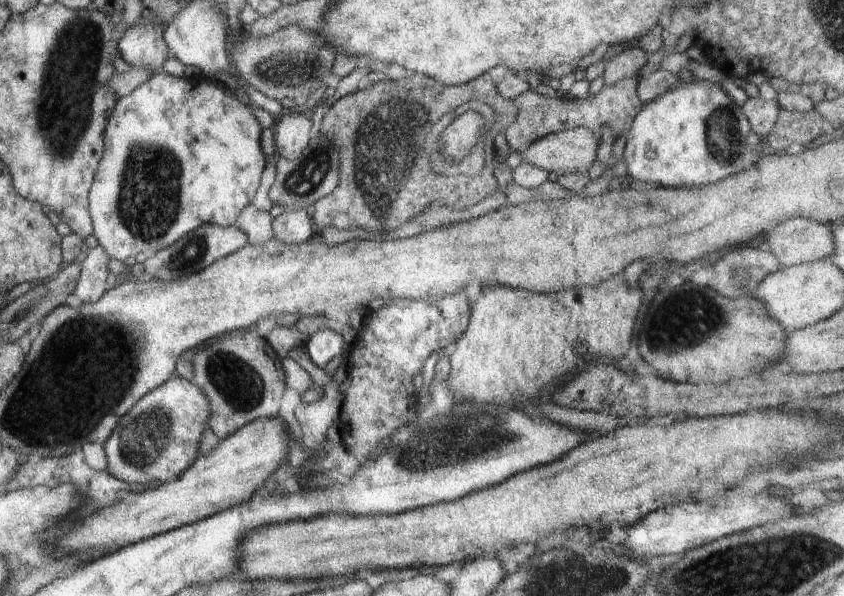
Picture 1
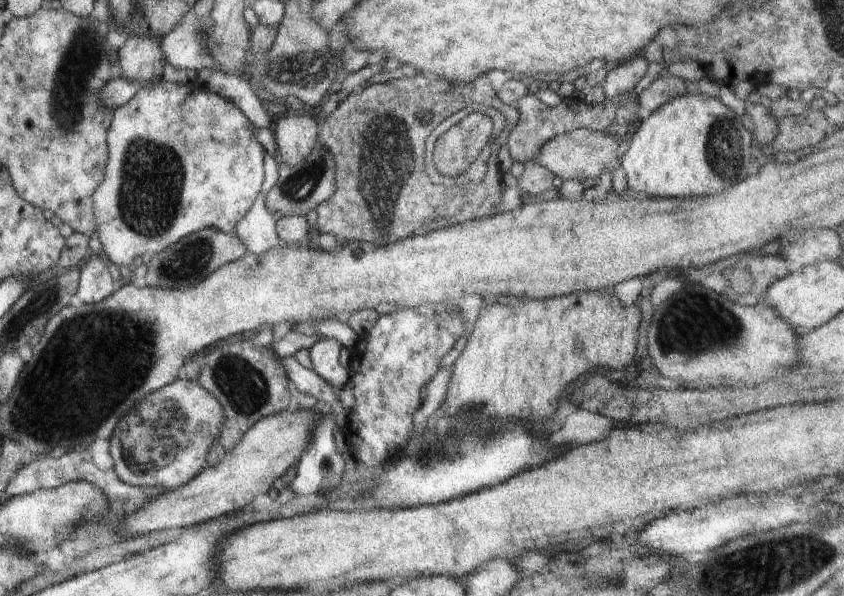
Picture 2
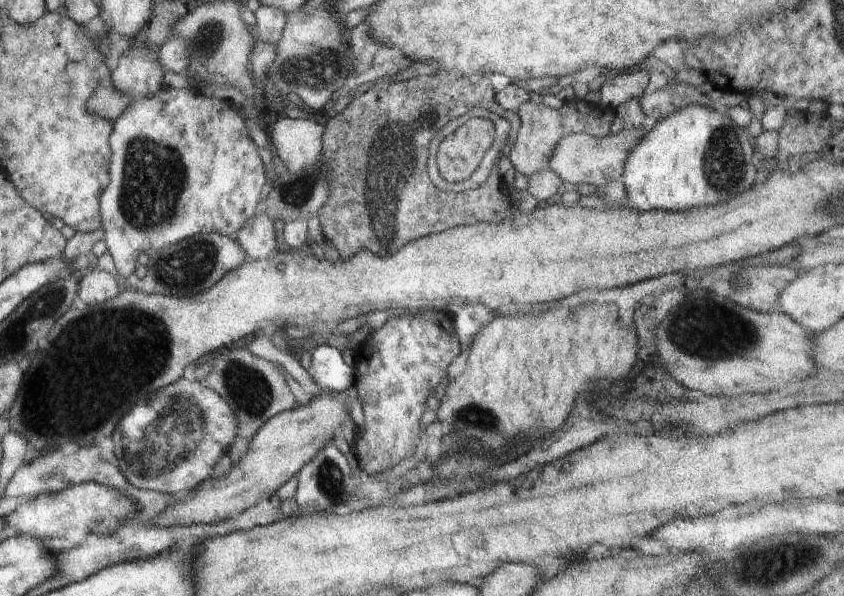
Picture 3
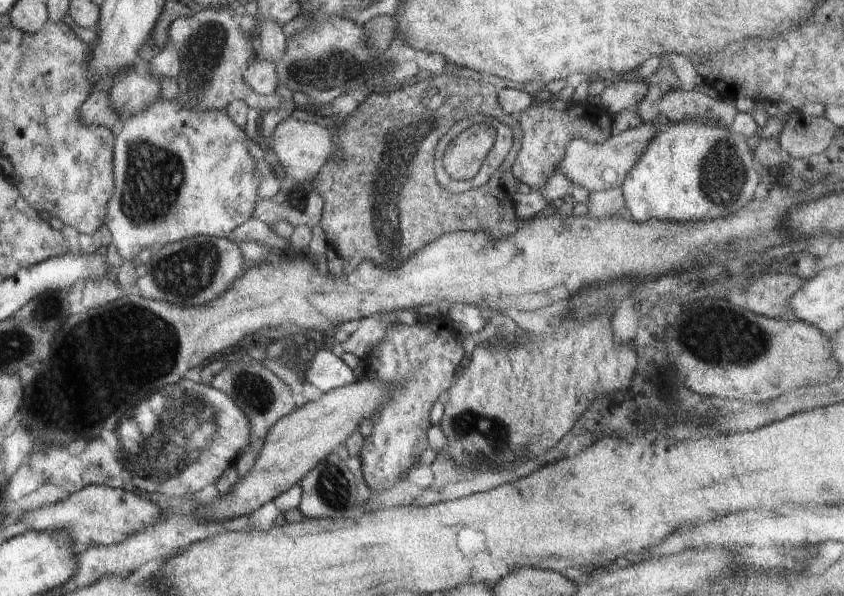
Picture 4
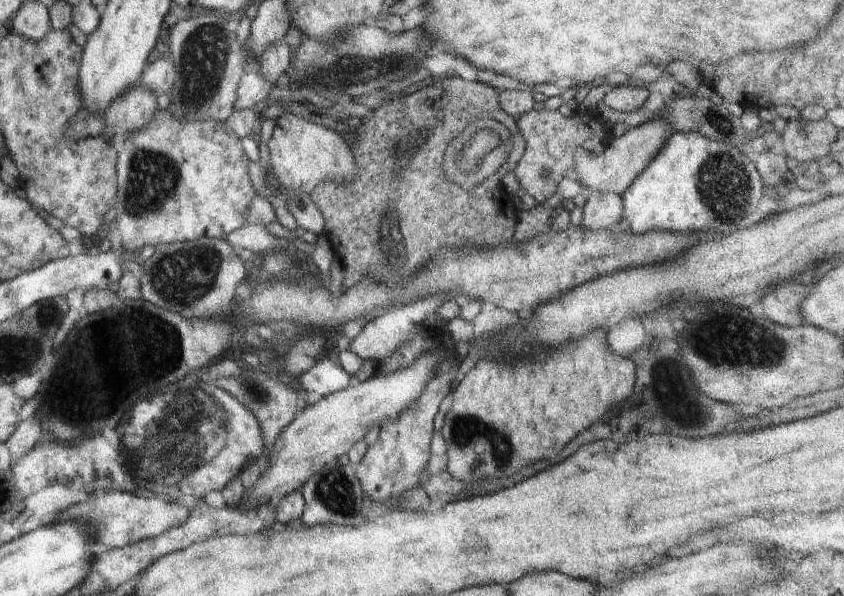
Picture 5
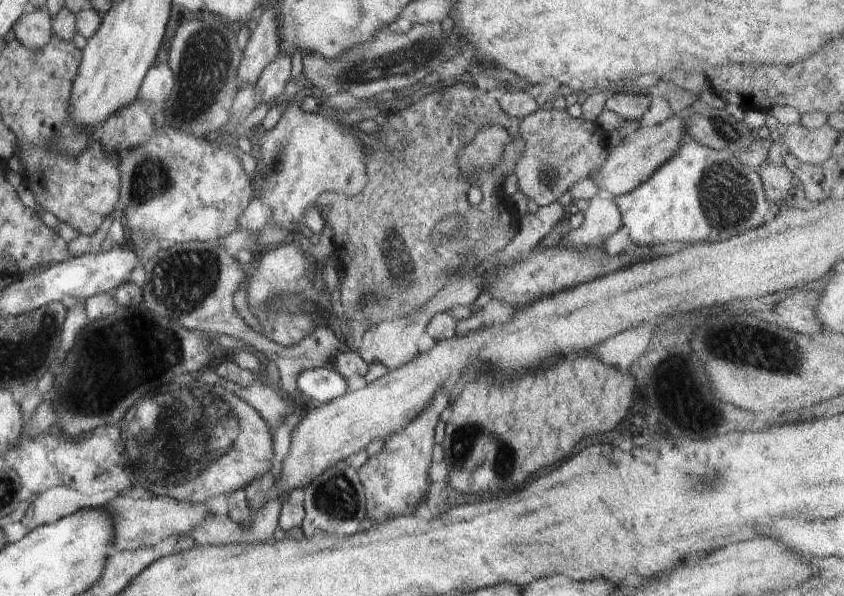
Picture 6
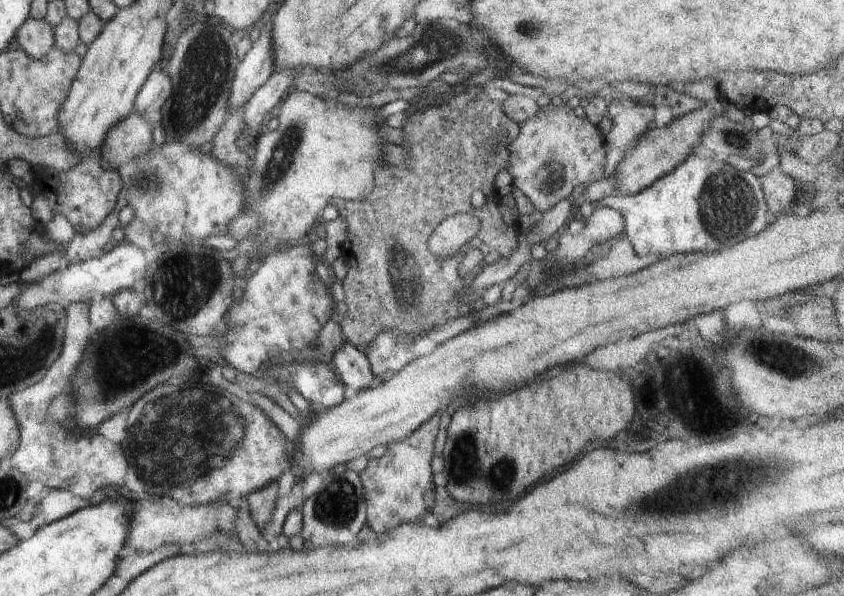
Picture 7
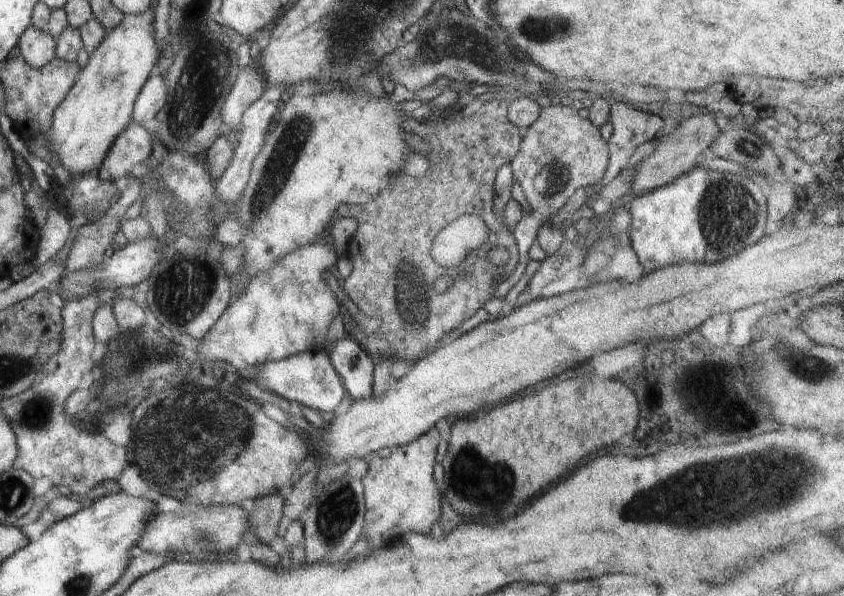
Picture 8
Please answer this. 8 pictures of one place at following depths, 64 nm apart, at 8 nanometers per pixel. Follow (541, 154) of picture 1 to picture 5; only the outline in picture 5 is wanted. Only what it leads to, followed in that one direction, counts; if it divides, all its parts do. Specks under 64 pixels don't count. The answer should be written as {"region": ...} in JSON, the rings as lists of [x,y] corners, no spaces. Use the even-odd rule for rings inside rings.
{"region":[[[656,118],[626,131],[620,137],[612,137],[601,155],[592,155],[577,149],[574,176],[588,192],[614,193],[621,195],[640,176],[646,167],[661,154],[674,130],[666,119]]]}

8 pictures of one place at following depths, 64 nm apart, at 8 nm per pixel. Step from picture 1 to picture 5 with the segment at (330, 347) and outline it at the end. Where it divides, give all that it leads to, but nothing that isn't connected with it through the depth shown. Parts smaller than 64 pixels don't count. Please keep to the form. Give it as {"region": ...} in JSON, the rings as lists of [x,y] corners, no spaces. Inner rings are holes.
{"region":[[[327,355],[318,358],[317,363],[299,376],[295,386],[301,393],[314,392],[324,398],[329,394],[348,388],[350,376],[340,365],[336,365]]]}

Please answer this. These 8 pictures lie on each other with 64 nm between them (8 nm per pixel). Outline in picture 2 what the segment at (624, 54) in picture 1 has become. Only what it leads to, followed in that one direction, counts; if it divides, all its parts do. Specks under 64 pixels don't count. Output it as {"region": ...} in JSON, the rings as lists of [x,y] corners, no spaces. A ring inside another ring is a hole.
{"region":[[[639,56],[620,66],[610,66],[602,84],[605,100],[612,100],[620,94],[624,95],[633,91],[636,84],[646,74],[647,68],[647,60],[643,60]]]}

